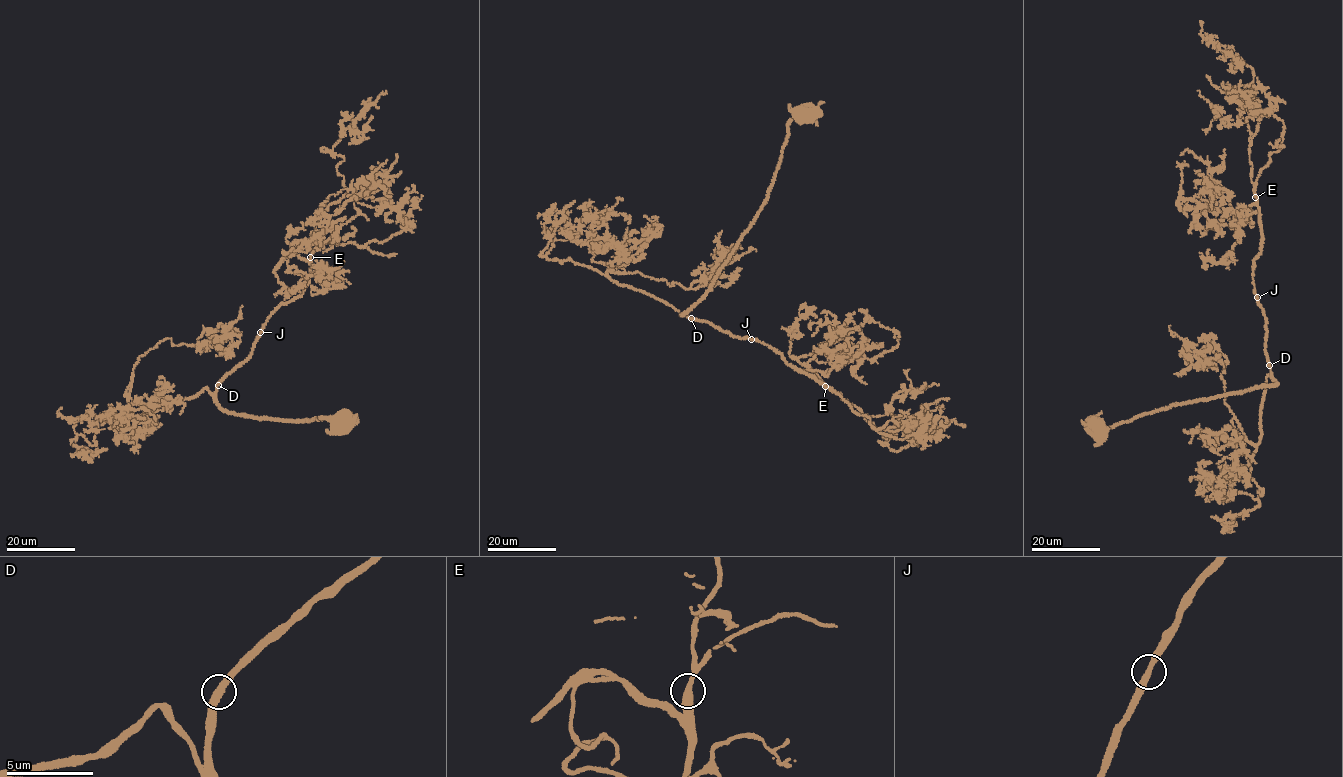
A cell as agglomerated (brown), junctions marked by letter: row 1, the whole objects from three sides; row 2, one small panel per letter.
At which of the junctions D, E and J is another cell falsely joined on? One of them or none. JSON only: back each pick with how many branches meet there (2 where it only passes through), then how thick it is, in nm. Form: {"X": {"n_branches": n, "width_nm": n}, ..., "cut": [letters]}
{"cut": []}

